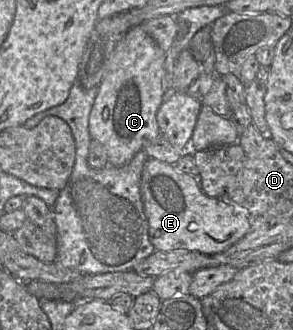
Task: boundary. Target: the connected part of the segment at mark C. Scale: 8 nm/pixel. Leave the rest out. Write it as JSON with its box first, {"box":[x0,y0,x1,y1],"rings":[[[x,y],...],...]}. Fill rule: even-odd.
{"box":[89,25,165,167],"rings":[[[140,25],[129,29],[115,47],[89,116],[90,137],[104,147],[108,165],[113,167],[125,166],[138,151],[144,149],[147,141],[151,141],[160,135],[156,114],[163,103],[162,79],[165,58],[165,51],[158,46],[155,40]]]}

